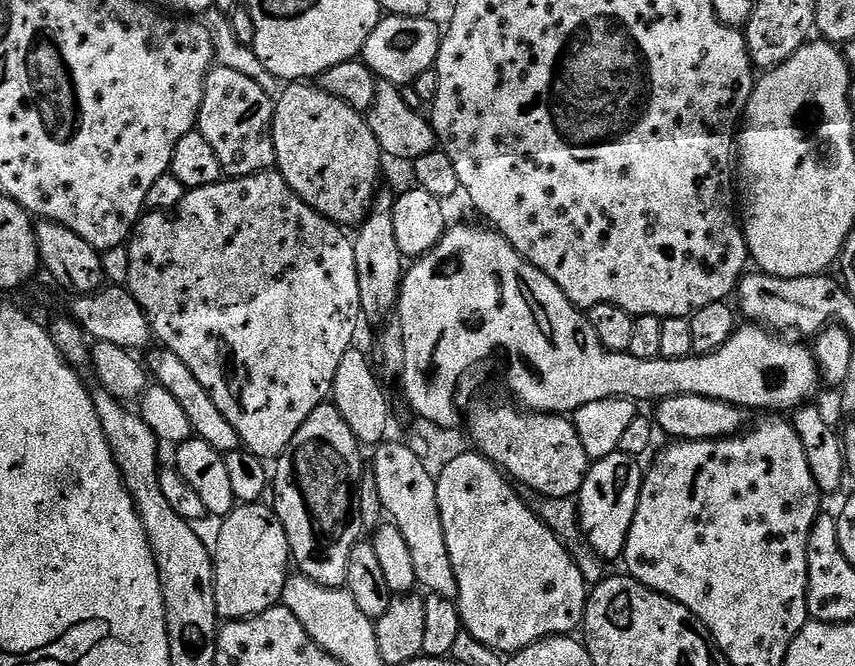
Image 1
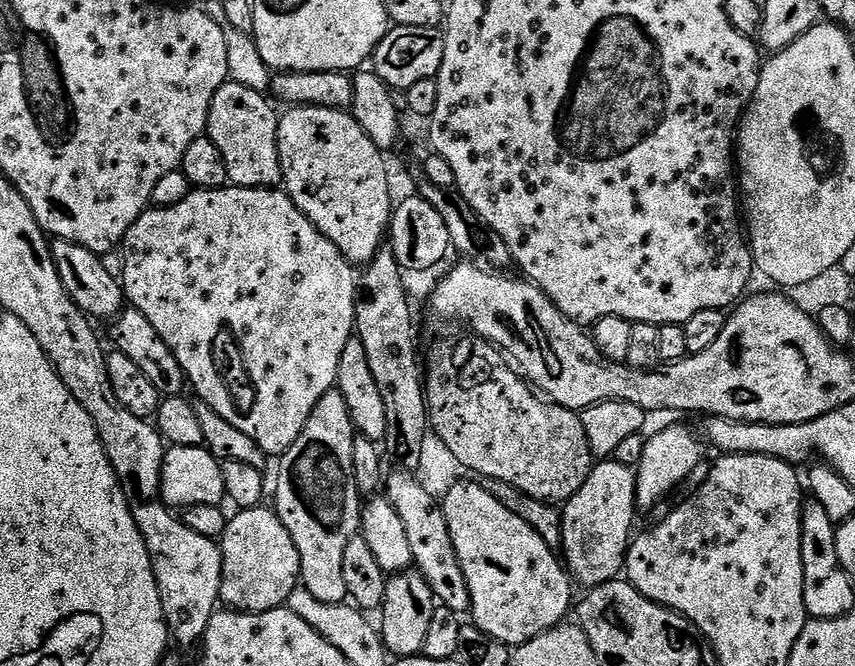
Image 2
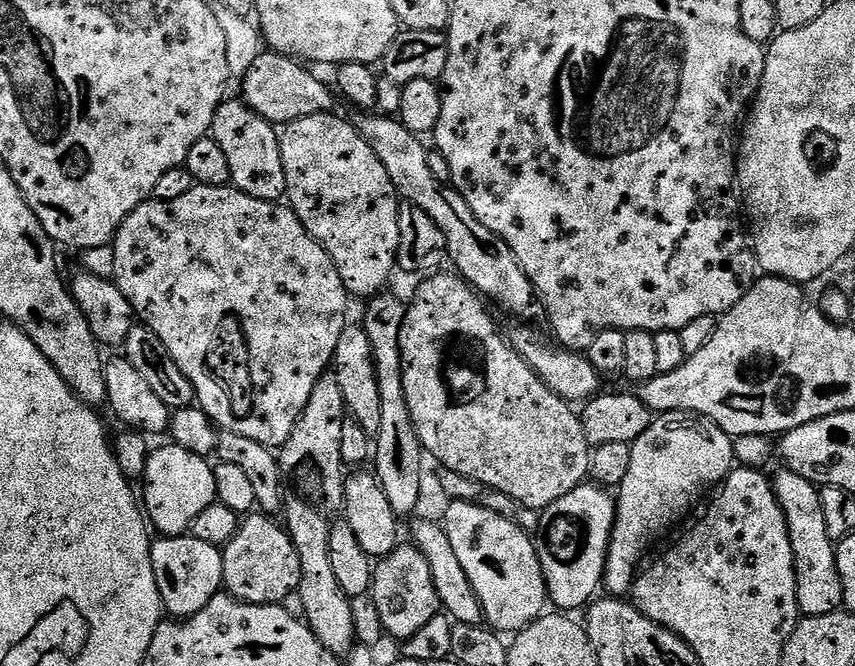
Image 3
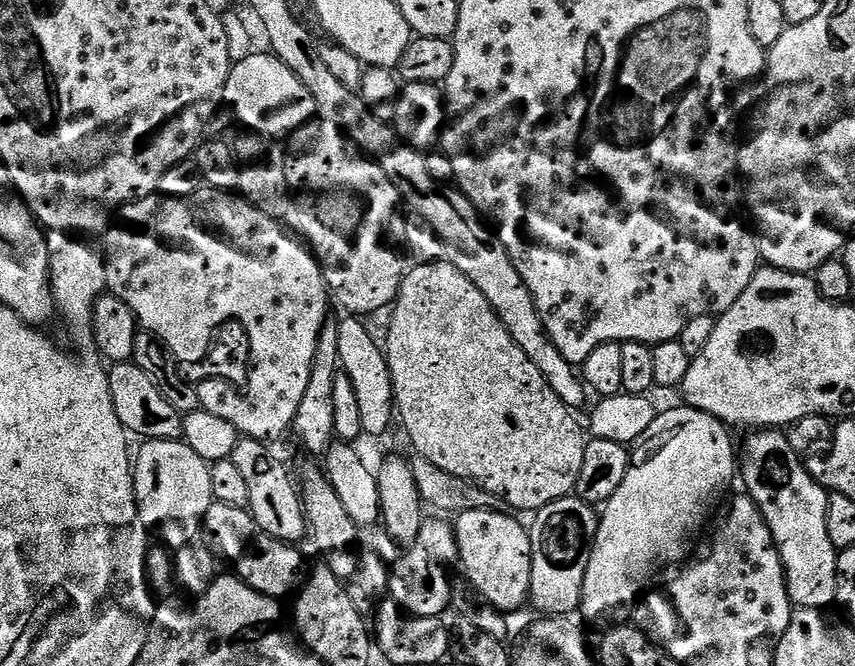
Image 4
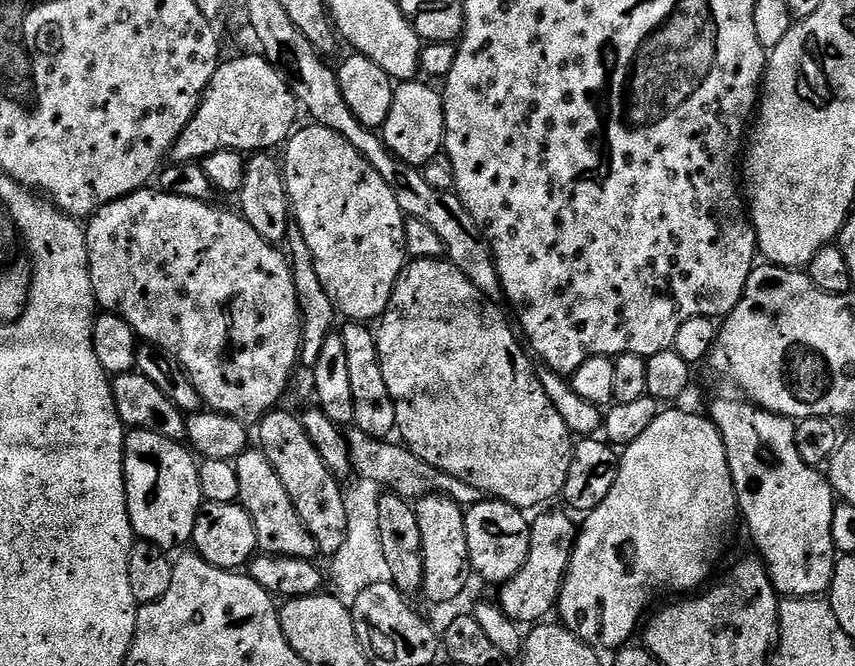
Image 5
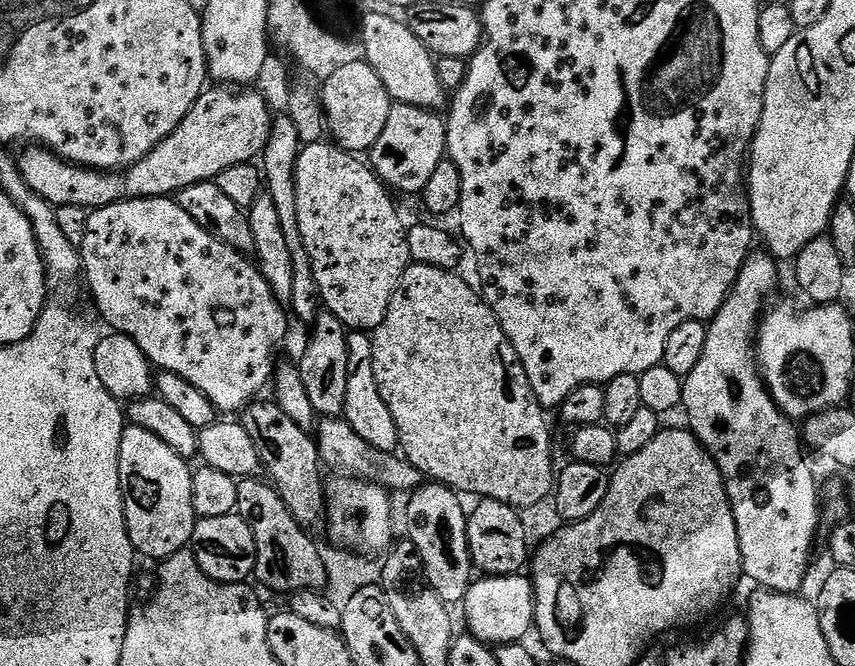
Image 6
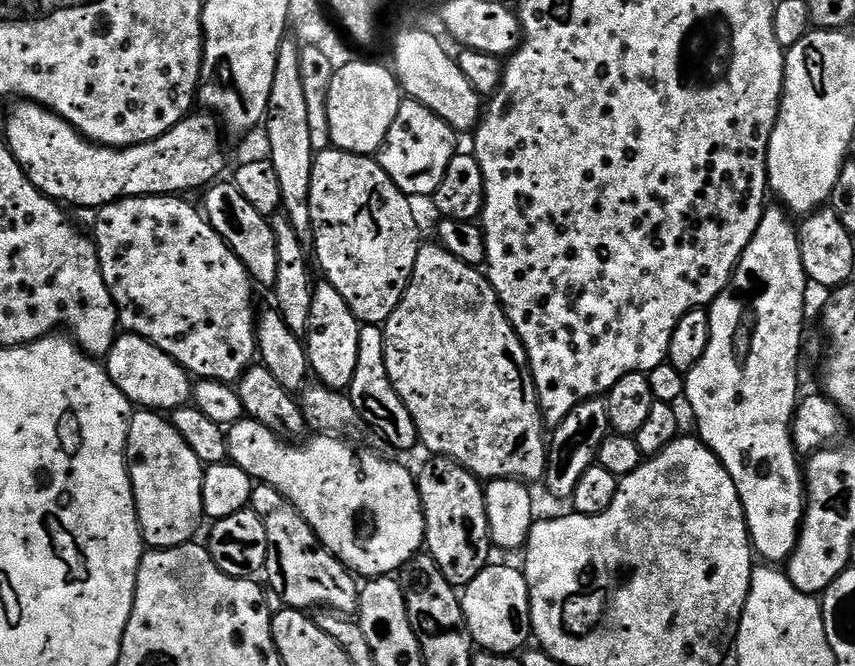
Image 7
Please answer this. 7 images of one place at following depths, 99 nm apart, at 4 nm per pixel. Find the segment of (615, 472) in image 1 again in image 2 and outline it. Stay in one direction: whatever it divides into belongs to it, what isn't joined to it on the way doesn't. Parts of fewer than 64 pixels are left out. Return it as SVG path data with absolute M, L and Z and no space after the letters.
M615 458L601 459L582 482L582 490L566 501L560 513L562 560L577 585L597 588L625 571L628 546L634 536L632 519L636 515L635 471Z

